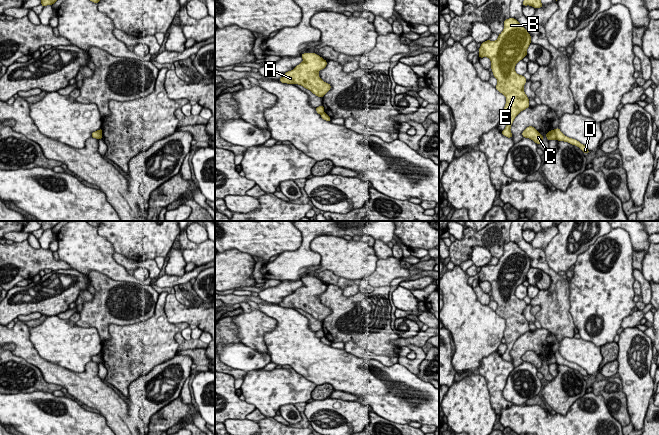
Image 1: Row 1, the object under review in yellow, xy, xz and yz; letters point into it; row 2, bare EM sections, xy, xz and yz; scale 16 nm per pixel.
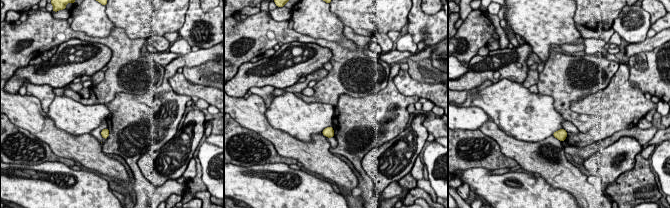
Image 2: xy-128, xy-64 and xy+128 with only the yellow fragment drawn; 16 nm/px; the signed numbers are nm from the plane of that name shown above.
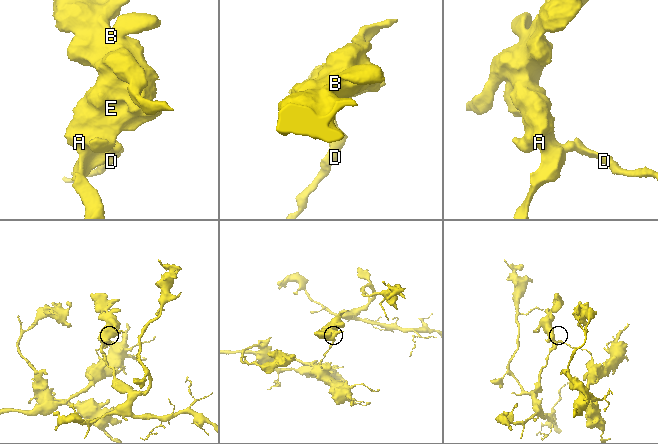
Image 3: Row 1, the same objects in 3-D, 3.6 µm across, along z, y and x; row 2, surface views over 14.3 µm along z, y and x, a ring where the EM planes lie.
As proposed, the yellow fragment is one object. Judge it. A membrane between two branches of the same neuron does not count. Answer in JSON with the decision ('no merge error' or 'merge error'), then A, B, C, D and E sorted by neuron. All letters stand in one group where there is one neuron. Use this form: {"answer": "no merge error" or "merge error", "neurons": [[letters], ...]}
{"answer": "merge error", "neurons": [["A", "B", "C", "E"], ["D"]]}

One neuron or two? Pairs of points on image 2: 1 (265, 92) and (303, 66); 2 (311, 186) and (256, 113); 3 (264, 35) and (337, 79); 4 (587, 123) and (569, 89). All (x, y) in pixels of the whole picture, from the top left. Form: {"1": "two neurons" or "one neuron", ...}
{"1": "two neurons", "2": "two neurons", "3": "one neuron", "4": "one neuron"}

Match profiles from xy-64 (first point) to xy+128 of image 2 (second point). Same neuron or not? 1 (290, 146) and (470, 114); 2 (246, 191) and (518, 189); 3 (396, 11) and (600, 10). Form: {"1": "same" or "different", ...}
{"1": "different", "2": "same", "3": "same"}

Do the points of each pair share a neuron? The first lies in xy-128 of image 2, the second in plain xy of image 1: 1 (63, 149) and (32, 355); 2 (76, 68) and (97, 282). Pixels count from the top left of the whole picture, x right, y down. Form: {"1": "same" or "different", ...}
{"1": "same", "2": "different"}

